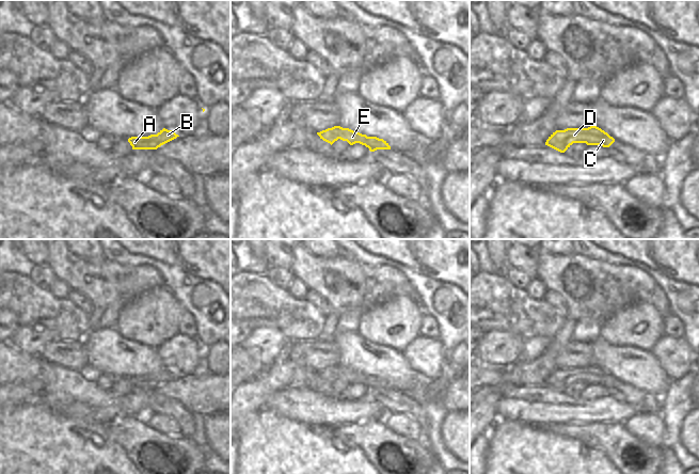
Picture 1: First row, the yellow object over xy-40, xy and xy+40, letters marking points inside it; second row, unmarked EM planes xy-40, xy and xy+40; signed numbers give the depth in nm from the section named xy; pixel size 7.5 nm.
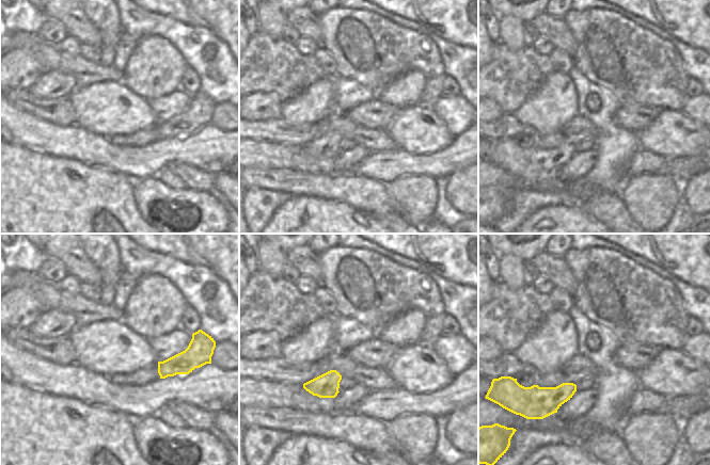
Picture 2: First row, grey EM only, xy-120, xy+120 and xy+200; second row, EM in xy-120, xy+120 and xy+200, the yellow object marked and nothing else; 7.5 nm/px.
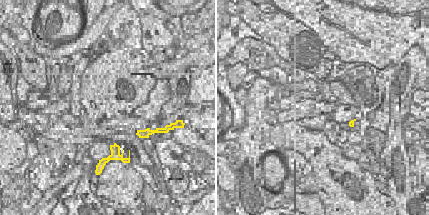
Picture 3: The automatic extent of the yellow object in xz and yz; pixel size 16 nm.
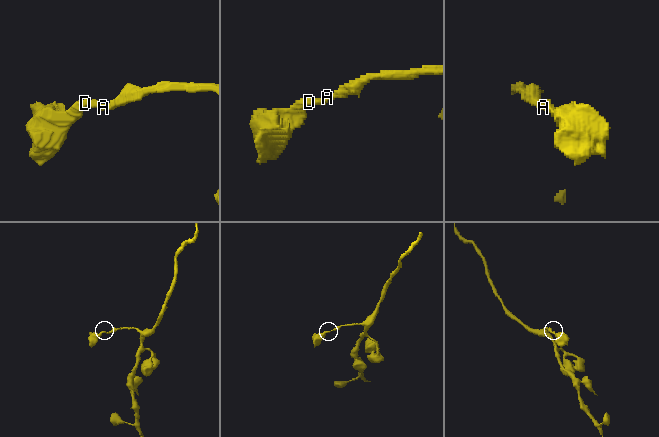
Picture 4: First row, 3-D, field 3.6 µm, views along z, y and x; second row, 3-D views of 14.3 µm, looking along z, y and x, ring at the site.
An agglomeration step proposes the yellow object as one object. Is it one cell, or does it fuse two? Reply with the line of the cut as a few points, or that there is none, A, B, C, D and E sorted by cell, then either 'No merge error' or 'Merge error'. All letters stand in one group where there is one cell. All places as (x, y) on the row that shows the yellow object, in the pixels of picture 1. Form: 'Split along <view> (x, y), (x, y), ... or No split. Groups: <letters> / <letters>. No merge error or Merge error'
No split. Groups: A B C D E. No merge error.

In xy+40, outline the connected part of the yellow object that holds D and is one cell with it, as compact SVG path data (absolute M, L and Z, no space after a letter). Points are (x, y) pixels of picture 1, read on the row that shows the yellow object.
M597 126L588 128L567 128L556 130L545 142L545 145L565 153L573 143L586 143L587 145L601 145L609 147L615 139Z

